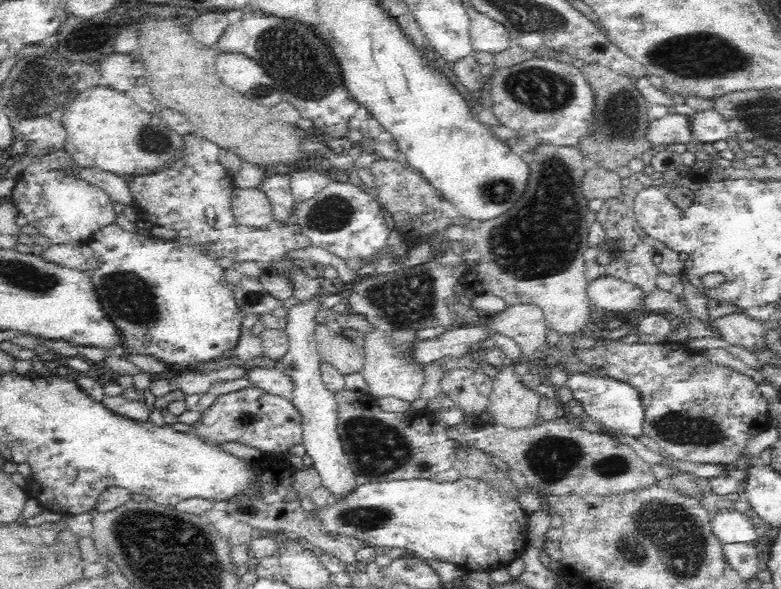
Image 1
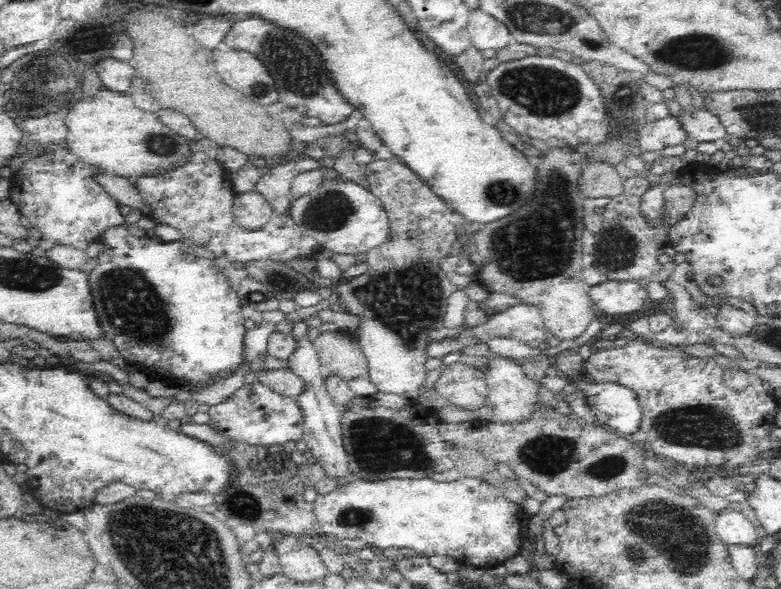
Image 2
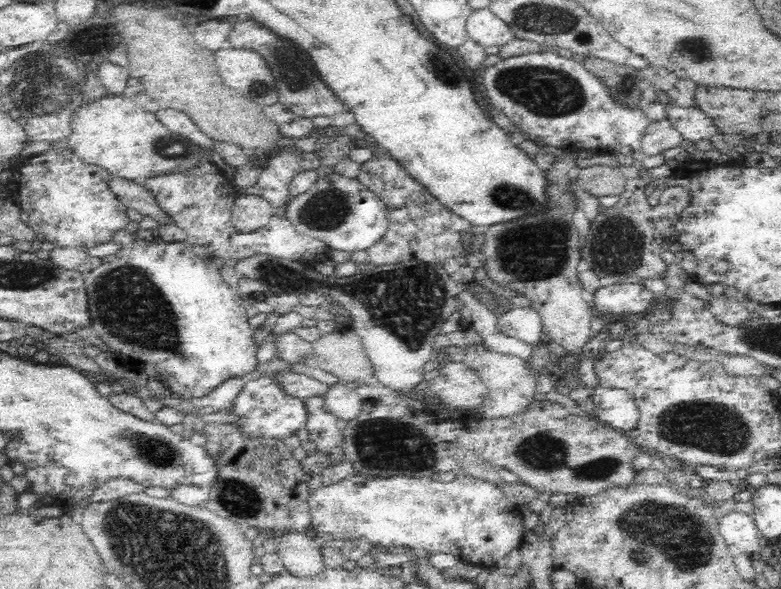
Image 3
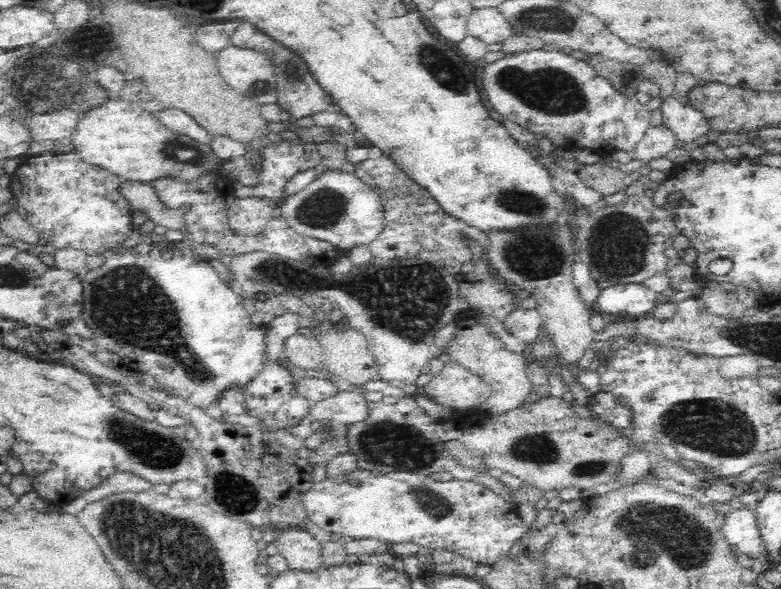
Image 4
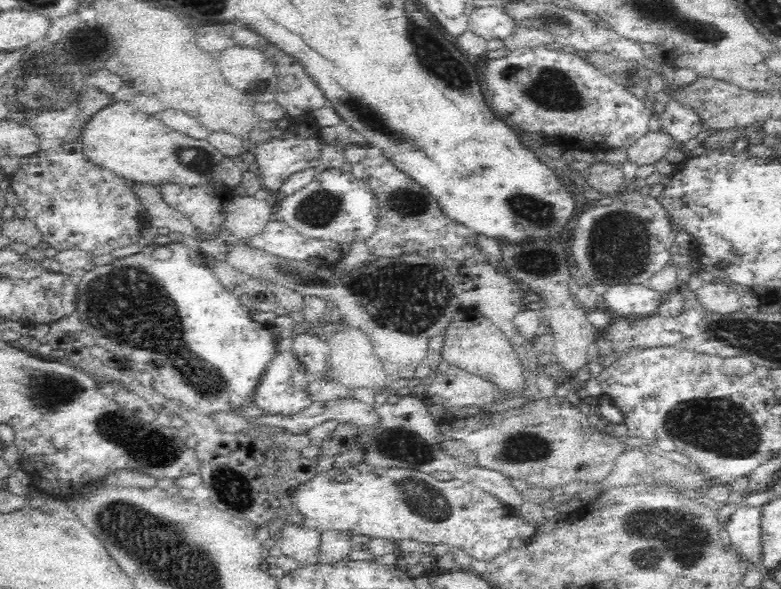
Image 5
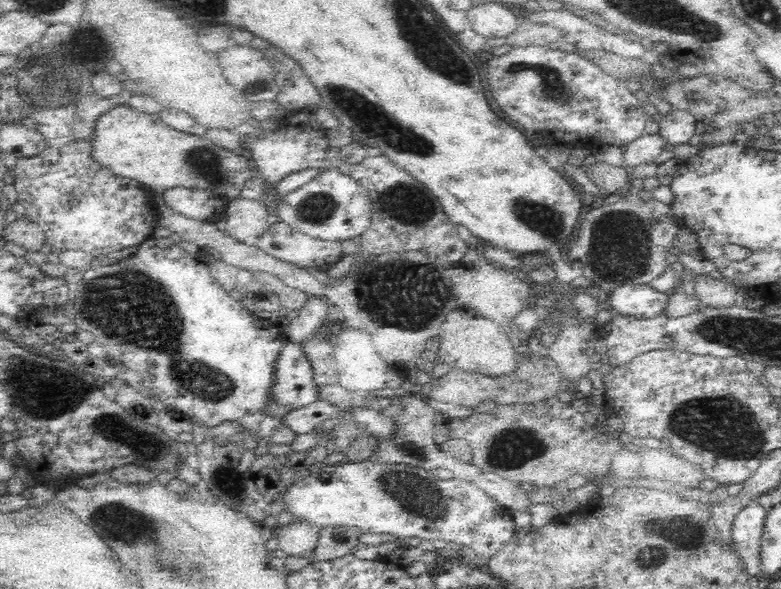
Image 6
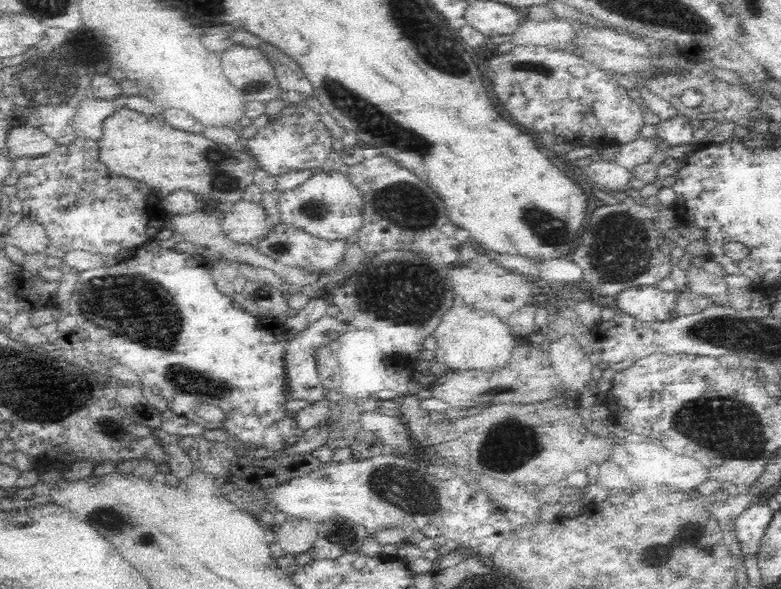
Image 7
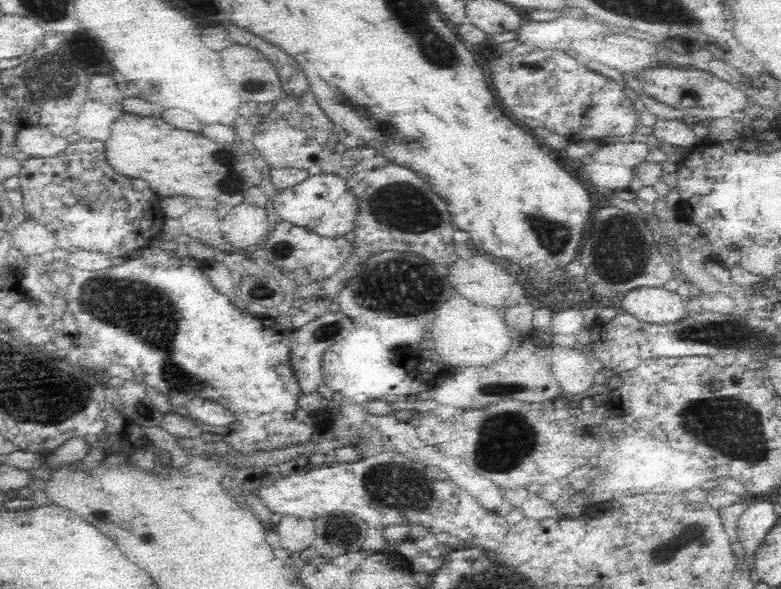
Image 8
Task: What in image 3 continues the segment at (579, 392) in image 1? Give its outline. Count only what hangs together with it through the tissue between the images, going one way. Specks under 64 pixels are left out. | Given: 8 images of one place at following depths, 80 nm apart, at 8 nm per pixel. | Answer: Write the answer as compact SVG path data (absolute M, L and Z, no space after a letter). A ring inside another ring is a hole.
M598 386L593 390L589 401L590 415L593 418L623 432L635 428L639 418L639 410L631 394L625 390Z

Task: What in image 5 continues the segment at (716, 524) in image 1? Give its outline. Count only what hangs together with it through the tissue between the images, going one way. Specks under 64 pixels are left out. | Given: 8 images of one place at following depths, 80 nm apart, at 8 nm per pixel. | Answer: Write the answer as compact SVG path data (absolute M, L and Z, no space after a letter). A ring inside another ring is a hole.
M738 506L726 513L726 538L744 560L760 563L761 558L761 509Z

